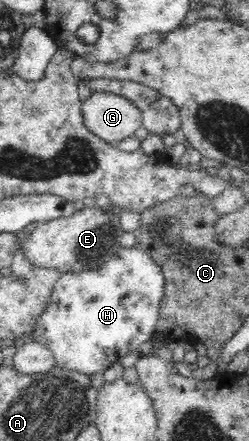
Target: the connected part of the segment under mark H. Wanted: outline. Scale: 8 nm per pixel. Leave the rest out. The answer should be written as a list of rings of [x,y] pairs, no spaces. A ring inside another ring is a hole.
[[[121,246],[108,262],[96,270],[80,275],[60,276],[53,288],[50,304],[38,318],[32,340],[48,347],[60,368],[88,376],[106,372],[112,364],[120,362],[126,354],[138,351],[143,342],[153,338],[164,289],[165,276],[148,253],[134,247]]]

